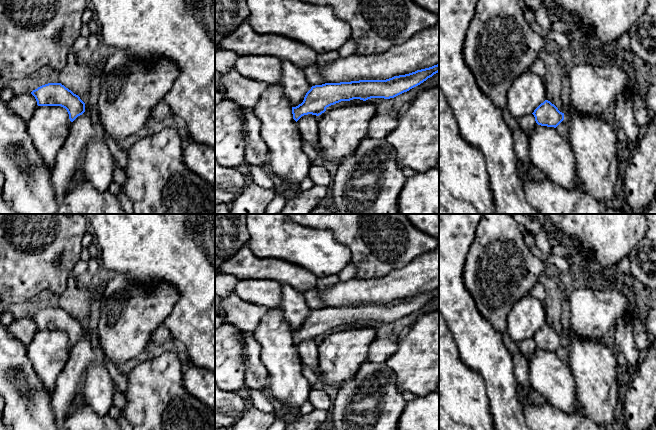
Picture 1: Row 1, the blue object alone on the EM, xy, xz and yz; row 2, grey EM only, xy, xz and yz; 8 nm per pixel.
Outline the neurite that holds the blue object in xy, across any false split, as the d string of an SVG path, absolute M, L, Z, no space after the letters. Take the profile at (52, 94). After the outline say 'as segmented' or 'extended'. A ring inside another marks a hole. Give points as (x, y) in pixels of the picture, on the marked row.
M61 83L42 85L33 90L31 94L35 97L38 106L61 106L65 108L71 122L85 112L85 103Z | as segmented

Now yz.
M545 100L532 113L538 125L556 128L563 120L564 113L550 101Z | as segmented

